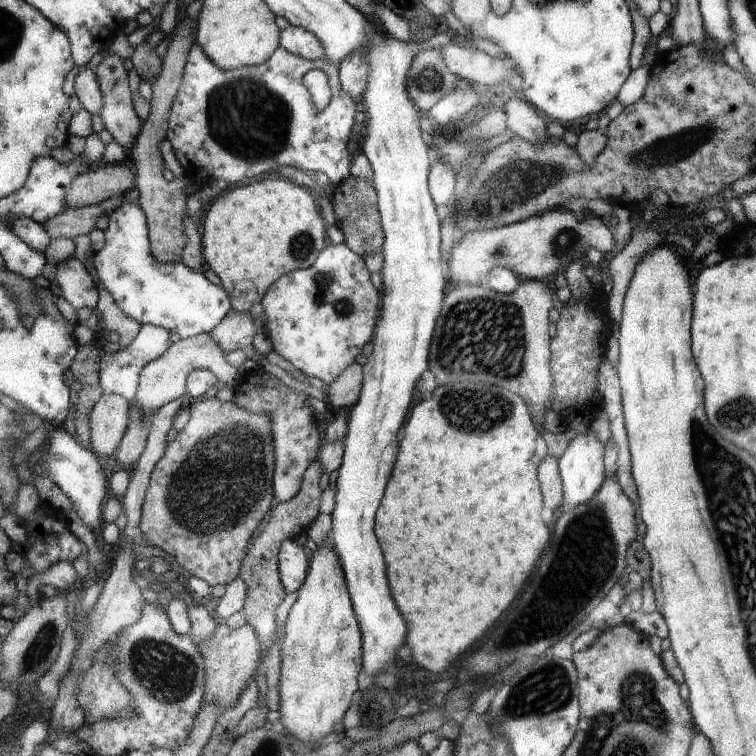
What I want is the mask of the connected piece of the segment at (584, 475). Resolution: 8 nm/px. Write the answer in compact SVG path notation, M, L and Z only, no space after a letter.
M587 428L584 433L577 434L568 442L563 454L556 460L562 484L562 497L564 498L562 508L570 509L583 504L583 502L591 498L594 492L597 492L604 477L603 455L604 445L599 443L590 428Z

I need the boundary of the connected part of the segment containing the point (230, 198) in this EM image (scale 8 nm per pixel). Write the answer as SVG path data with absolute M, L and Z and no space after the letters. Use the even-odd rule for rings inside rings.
M289 179L253 182L223 193L207 206L201 219L201 252L206 267L210 267L220 278L230 294L235 310L248 313L257 302L262 302L267 291L282 276L299 269L311 268L327 246L327 226L321 216L315 196L305 186L291 184Z

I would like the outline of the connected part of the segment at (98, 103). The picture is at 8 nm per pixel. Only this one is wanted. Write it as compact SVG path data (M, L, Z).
M86 68L77 74L75 94L85 110L88 110L92 115L100 116L106 103L106 96L101 90L96 71Z

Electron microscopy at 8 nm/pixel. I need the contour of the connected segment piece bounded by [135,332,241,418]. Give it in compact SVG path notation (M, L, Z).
M204 332L186 339L181 338L173 343L161 358L150 362L143 369L135 398L138 400L138 407L146 415L153 418L153 414L162 406L187 394L188 376L197 369L212 370L218 376L221 385L232 386L235 389L240 381L241 371L232 367L225 355L226 352L221 345L216 343L215 337L210 332Z

